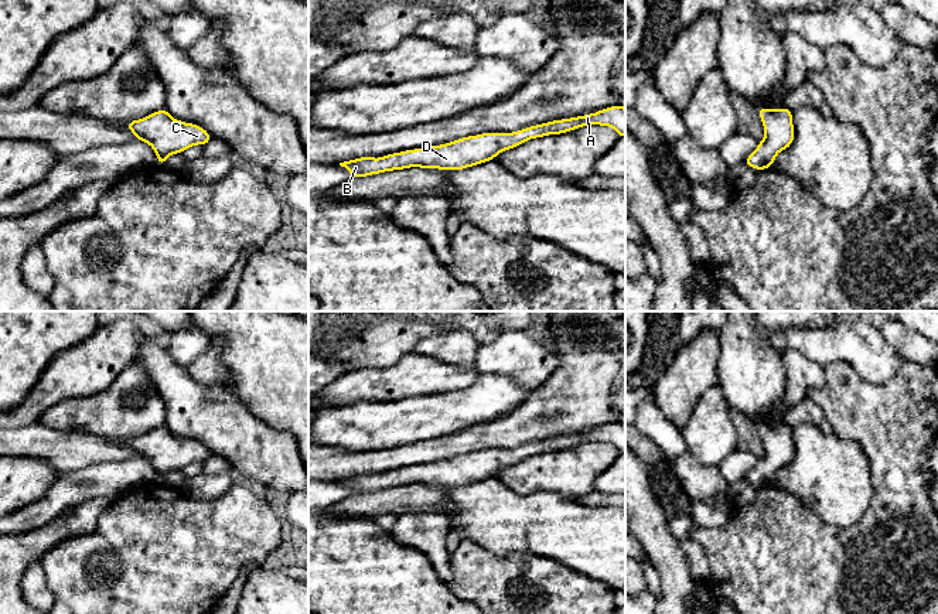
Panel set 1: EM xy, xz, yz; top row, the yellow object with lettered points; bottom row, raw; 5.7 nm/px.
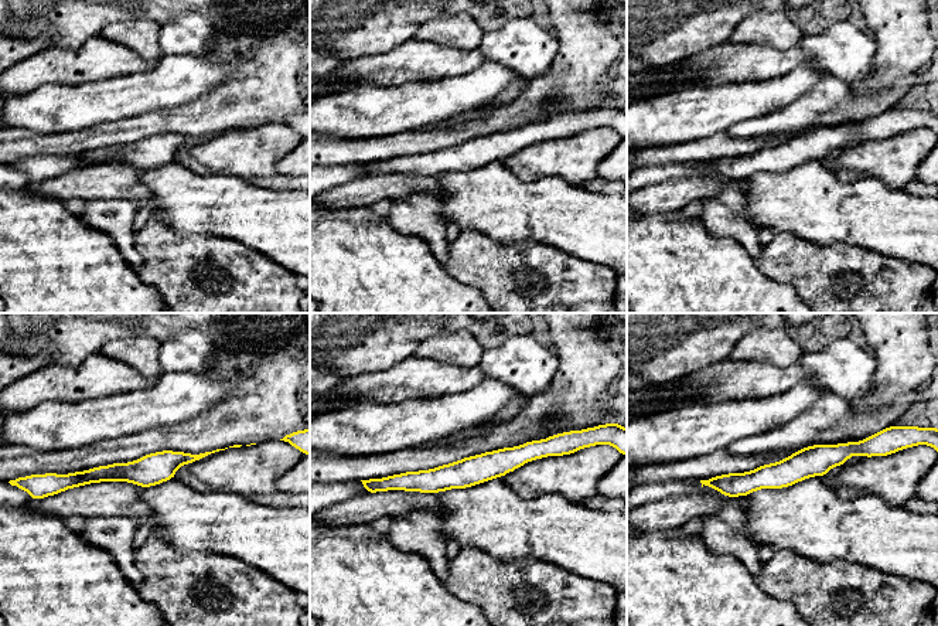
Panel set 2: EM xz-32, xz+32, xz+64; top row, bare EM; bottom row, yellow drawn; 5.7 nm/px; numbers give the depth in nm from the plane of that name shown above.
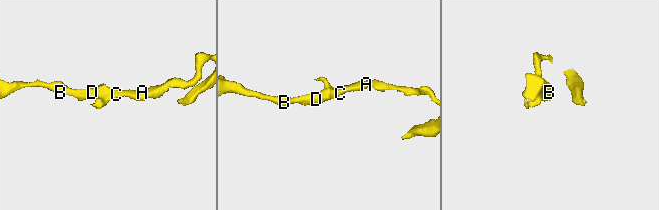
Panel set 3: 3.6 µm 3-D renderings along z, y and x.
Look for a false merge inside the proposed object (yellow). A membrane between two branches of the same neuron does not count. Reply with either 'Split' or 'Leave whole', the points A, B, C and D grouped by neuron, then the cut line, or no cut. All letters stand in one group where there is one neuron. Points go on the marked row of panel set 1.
Leave whole. Groups: A B C D. No split

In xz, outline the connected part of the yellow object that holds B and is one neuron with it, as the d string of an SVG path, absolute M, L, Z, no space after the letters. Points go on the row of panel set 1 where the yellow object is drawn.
M615 105L591 115L553 120L512 133L467 136L440 146L406 150L381 158L361 157L340 163L340 166L351 173L351 178L410 167L439 168L446 171L464 170L494 160L499 153L514 149L531 139L560 134L589 124L610 126L620 137L625 137L625 108Z

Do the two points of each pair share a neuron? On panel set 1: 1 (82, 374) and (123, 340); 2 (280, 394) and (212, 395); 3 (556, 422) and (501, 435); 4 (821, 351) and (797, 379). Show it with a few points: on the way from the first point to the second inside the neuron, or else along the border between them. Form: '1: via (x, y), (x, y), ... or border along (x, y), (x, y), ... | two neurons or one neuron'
1: via (92, 365), (113, 347) | one neuron
2: border along (228, 386), (259, 418) | two neurons
3: via (542, 422), (531, 422), (515, 430) | one neuron
4: border along (787, 347), (802, 352), (822, 365) | two neurons

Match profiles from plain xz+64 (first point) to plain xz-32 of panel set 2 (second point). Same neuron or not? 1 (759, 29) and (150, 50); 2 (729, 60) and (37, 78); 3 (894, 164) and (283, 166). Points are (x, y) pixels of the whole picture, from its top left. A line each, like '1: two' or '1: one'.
1: one
2: one
3: two

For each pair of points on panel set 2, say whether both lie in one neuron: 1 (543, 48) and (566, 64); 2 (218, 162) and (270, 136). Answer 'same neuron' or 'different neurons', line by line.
1: different neurons
2: same neuron

